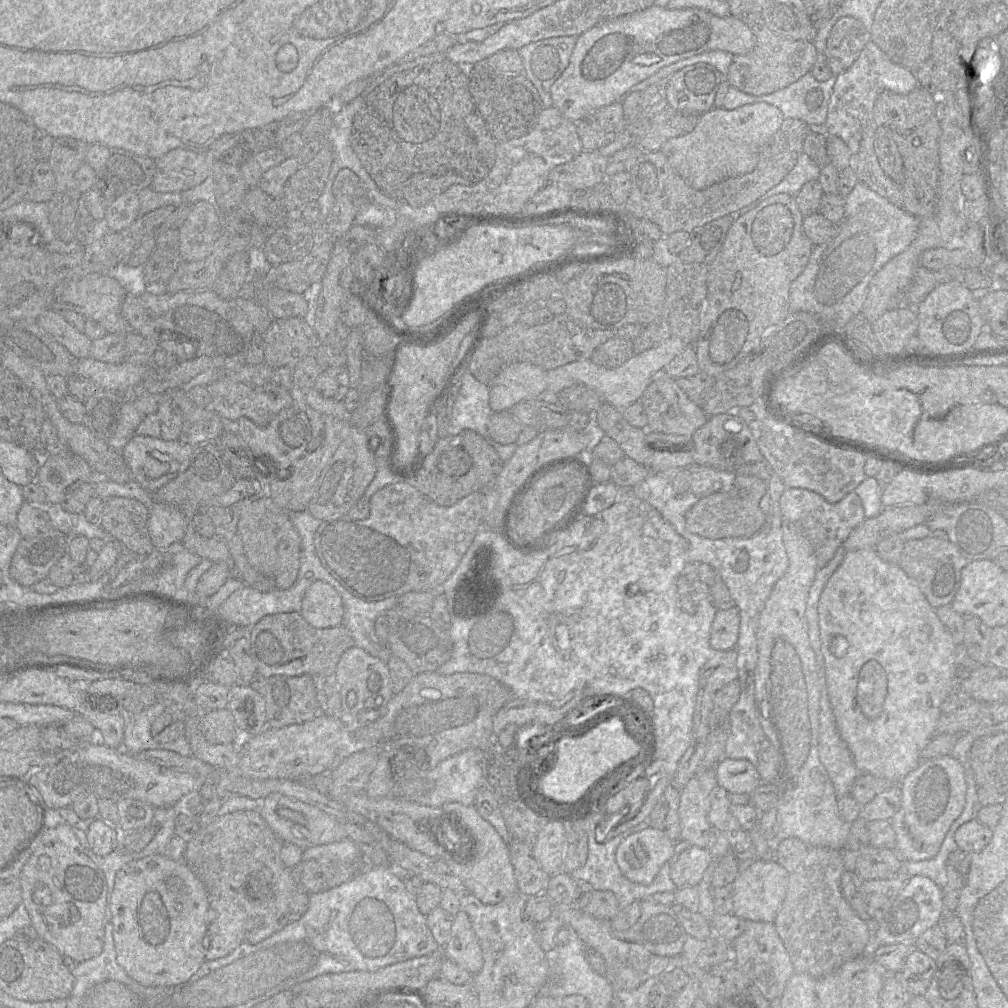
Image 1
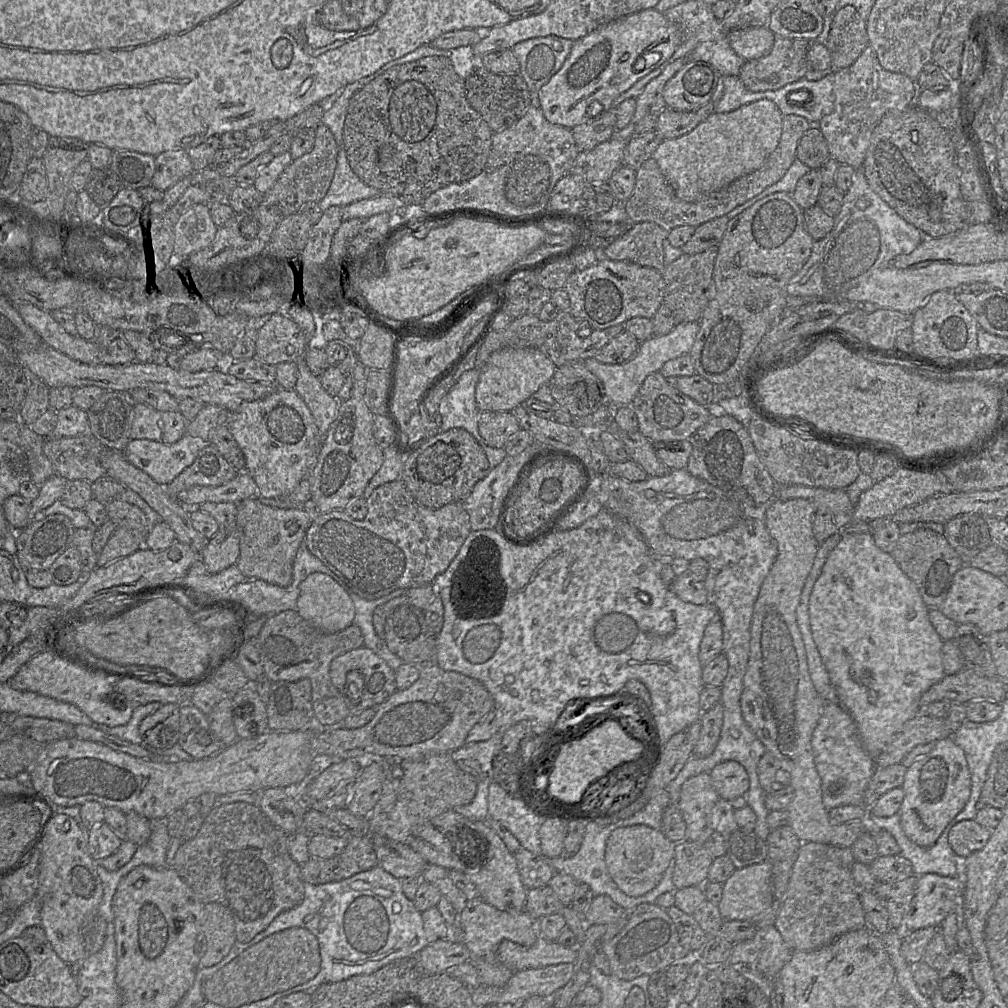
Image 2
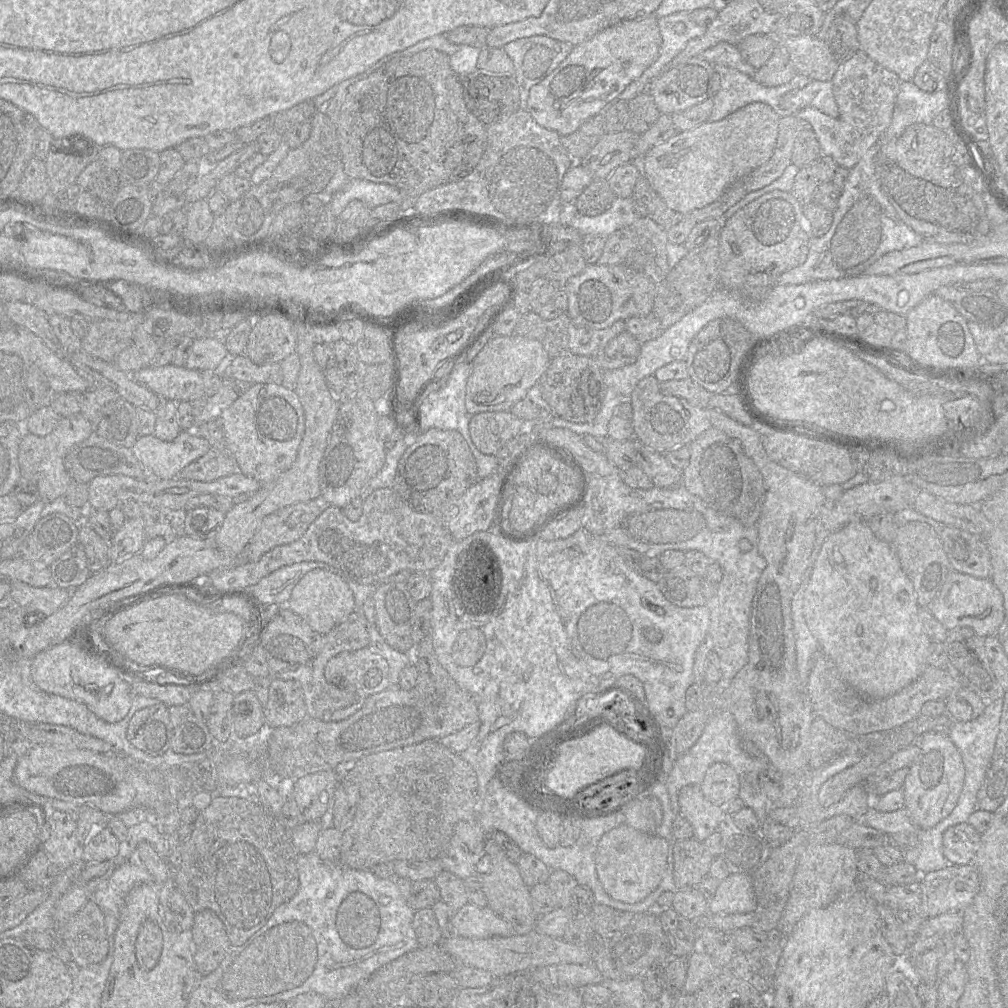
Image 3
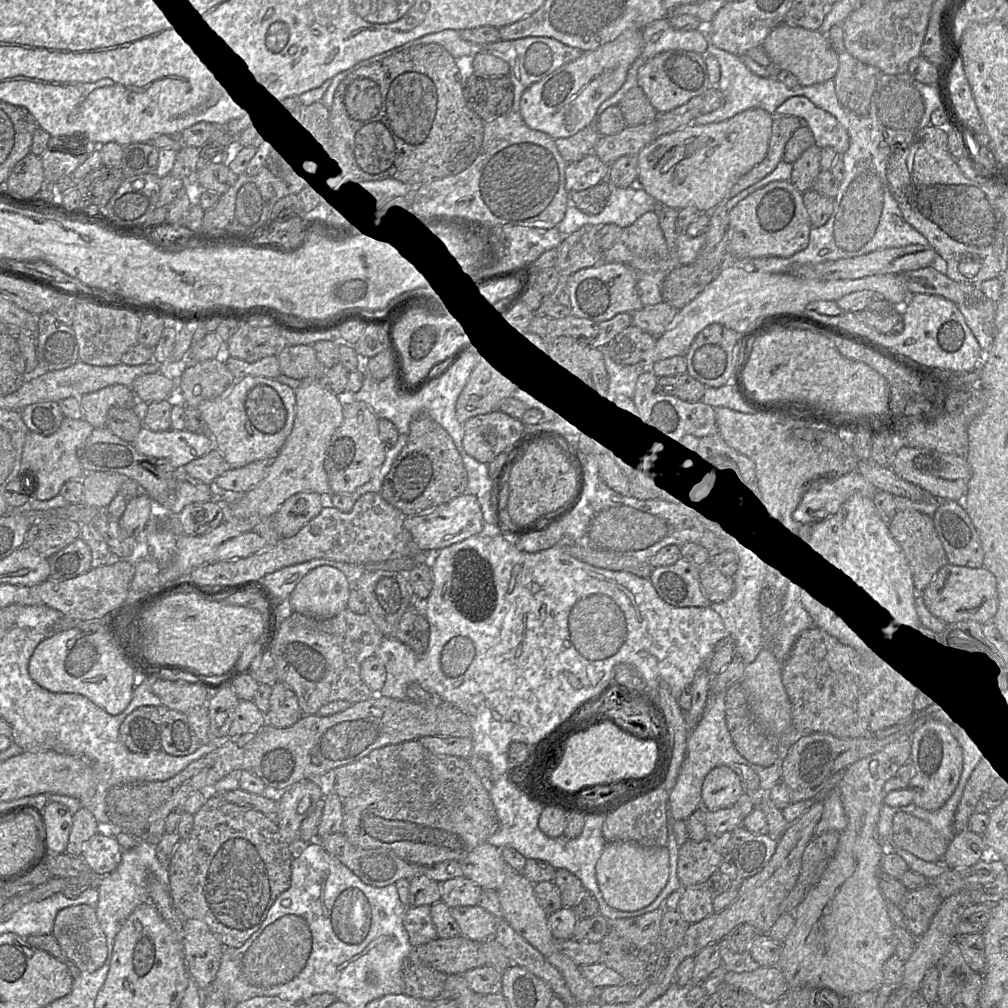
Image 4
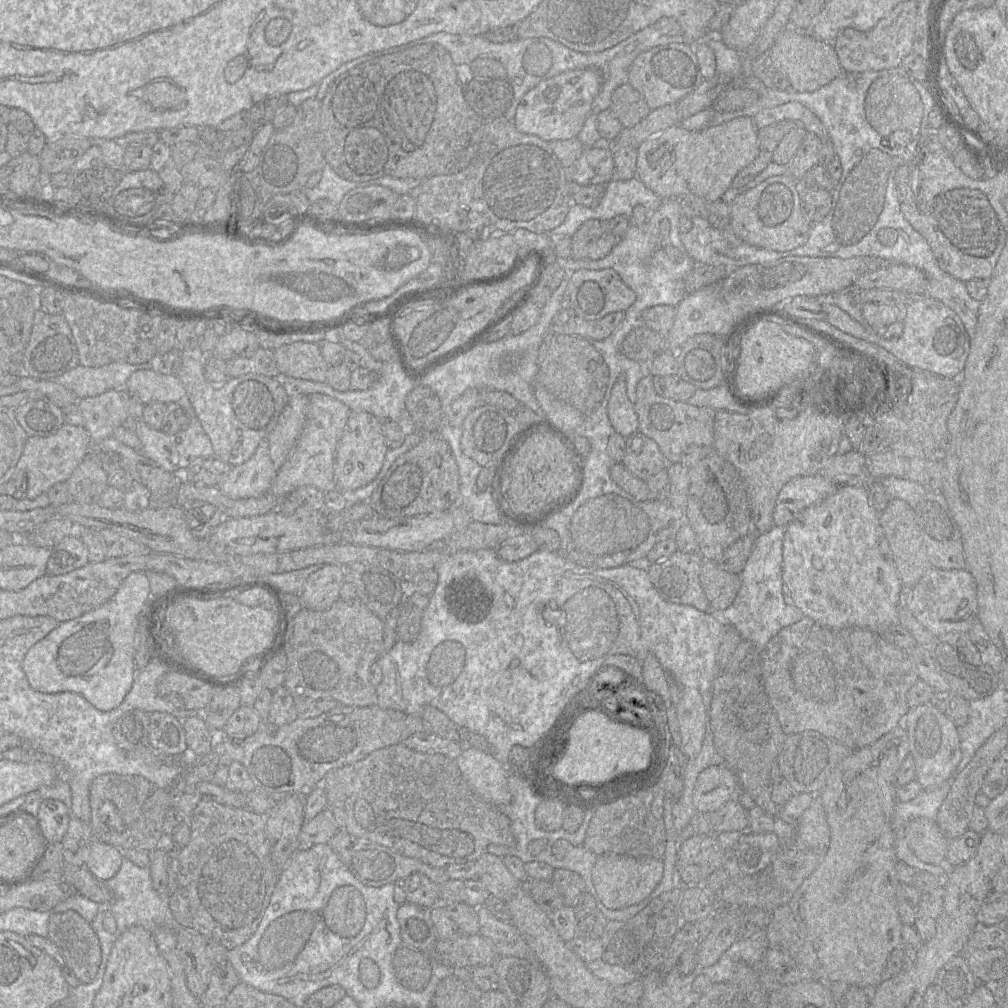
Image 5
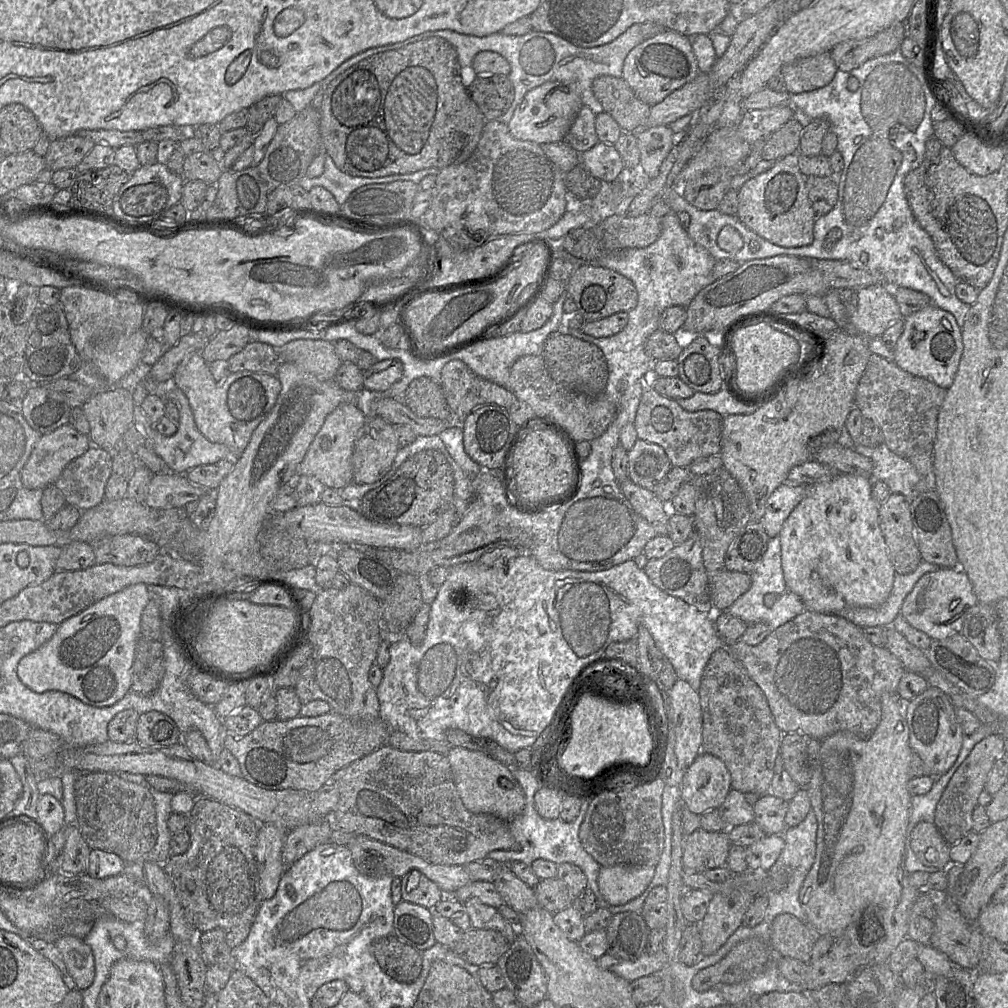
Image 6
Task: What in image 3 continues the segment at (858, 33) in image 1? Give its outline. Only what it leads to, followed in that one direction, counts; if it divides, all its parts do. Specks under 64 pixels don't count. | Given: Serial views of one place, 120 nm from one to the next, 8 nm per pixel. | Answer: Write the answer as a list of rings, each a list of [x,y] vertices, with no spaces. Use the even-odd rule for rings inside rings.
[[[847,14],[838,16],[829,27],[824,41],[839,63],[846,61],[859,49],[856,22]]]

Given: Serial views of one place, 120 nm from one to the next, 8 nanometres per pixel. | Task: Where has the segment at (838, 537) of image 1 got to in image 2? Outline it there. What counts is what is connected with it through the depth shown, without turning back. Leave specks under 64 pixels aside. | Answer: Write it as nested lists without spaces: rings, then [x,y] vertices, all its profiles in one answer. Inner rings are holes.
[[[804,485],[778,486],[776,498],[804,498],[814,503],[813,532],[819,544],[853,521],[854,505],[845,489]]]

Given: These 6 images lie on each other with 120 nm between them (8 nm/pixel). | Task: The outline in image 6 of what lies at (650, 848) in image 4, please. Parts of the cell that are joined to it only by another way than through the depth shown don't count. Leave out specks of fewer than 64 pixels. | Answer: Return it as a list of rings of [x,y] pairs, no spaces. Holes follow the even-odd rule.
[[[614,865],[600,867],[597,884],[607,903],[624,905],[640,896],[649,886],[655,866]]]

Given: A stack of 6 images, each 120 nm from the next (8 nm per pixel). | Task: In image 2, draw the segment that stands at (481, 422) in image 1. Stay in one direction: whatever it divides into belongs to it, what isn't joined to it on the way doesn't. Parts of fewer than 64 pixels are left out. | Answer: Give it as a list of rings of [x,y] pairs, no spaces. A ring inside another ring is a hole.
[[[478,368],[464,372],[455,386],[439,402],[440,432],[454,428],[465,429],[484,450],[492,470],[505,459],[507,453],[505,448],[488,446],[479,433],[478,421],[481,412],[475,400],[479,373]]]

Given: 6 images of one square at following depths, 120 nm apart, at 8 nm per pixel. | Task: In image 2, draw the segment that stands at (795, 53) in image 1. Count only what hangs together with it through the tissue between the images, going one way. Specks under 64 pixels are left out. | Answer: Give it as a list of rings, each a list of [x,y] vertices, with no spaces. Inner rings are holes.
[[[776,37],[771,51],[760,58],[746,60],[739,72],[739,79],[752,92],[777,90],[788,83],[802,79],[809,69],[807,51],[810,42],[802,39]]]

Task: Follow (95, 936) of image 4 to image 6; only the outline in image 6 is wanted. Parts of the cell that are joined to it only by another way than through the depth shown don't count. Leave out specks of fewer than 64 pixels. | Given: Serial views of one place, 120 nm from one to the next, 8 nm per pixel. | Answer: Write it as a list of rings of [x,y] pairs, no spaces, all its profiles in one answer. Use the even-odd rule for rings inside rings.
[[[62,936],[55,941],[55,945],[76,988],[80,991],[89,988],[95,977],[95,961],[90,946],[74,936]]]

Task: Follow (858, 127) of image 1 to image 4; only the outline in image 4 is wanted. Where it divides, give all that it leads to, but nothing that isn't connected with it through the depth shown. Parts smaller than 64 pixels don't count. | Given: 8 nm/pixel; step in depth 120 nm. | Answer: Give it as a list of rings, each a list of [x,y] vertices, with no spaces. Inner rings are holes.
[[[848,52],[839,54],[839,66],[833,80],[839,103],[859,116],[867,116],[877,80],[883,73]],[[792,97],[782,103],[773,116],[794,116],[800,119],[801,125],[807,126],[813,134],[814,142],[820,149],[825,147],[833,148],[839,155],[844,154],[850,145],[850,139],[846,129],[837,119],[828,112],[816,107],[805,97]]]

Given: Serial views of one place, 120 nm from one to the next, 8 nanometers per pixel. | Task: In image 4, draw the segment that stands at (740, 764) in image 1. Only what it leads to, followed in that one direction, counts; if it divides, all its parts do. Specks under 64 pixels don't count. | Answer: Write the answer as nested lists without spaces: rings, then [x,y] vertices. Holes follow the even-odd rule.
[[[717,766],[703,780],[702,807],[710,811],[733,807],[743,792],[740,779],[734,771],[727,766]]]

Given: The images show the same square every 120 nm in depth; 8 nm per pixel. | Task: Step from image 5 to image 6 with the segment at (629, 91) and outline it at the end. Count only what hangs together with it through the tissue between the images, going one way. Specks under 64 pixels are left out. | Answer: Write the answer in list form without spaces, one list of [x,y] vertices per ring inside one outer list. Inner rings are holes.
[[[602,75],[592,82],[595,98],[623,132],[637,132],[645,127],[651,106],[640,100],[621,77]]]

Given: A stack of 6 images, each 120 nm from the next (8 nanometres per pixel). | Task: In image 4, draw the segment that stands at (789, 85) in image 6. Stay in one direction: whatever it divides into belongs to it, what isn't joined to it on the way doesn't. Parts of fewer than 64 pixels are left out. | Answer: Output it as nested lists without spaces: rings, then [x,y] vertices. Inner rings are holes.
[[[782,22],[773,29],[762,46],[772,64],[795,75],[801,86],[823,83],[833,79],[837,73],[839,55],[831,47],[826,35],[819,30],[793,27]]]

